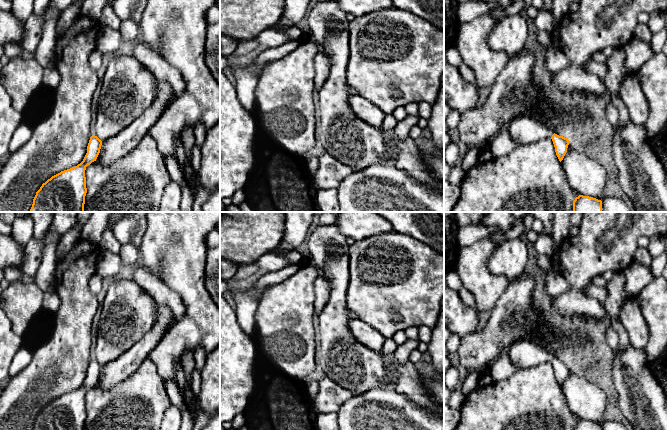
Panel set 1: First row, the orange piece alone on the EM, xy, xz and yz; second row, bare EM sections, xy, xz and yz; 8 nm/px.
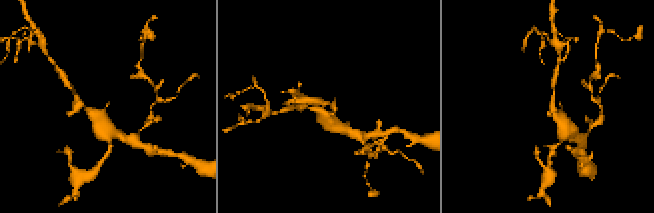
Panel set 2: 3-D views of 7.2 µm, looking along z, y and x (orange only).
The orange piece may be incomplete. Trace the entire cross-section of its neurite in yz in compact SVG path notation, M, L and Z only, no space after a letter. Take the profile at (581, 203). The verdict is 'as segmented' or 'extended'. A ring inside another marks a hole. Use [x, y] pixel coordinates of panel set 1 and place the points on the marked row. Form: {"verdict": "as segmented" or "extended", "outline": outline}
{"verdict": "as segmented", "outline": "M579 195L573 201L572 212L602 212L602 201L593 197Z"}

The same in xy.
{"verdict": "as segmented", "outline": "M92 135L83 161L75 167L61 171L43 183L36 192L29 212L84 212L87 193L85 170L88 165L96 161L101 145L102 141L97 136Z"}

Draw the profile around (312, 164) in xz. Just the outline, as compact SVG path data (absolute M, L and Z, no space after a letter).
M311 157L306 160L306 168L309 174L313 177L319 167L319 158Z

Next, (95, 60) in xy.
M95 49L89 57L89 65L91 69L97 72L102 65L102 61L103 55Z

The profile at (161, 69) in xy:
M137 43L134 45L134 55L156 78L168 82L176 95L185 91L185 82L180 71L166 62L156 51L147 45Z

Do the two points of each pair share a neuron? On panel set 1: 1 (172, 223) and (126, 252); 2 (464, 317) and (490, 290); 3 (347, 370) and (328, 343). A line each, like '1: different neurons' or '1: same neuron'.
1: different neurons
2: different neurons
3: same neuron

